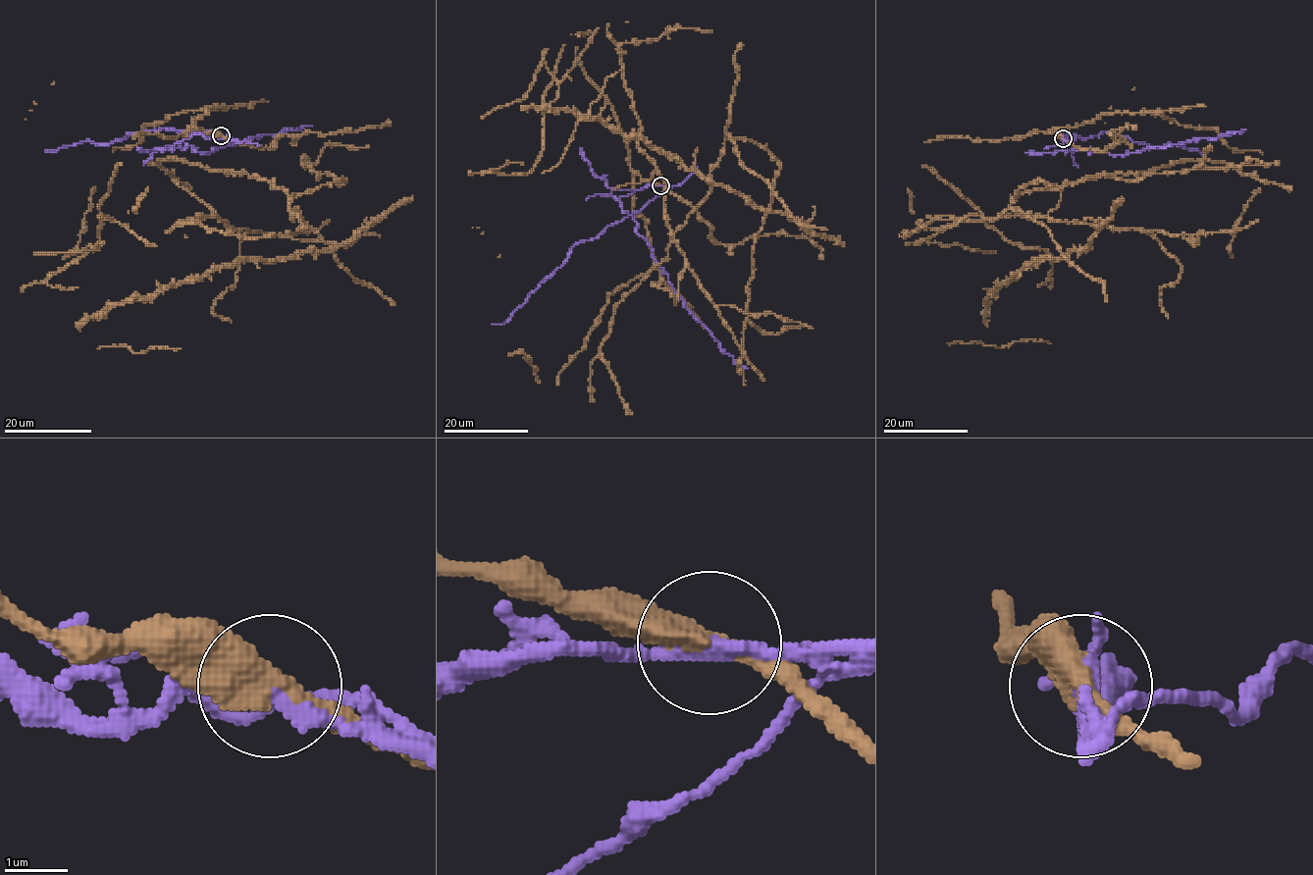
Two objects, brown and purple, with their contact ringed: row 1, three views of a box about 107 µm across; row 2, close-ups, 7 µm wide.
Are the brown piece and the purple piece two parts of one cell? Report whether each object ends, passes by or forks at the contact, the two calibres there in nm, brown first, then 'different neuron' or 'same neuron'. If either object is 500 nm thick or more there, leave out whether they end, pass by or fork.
brown passes by; purple passes by; 400 nm thick on the brown side, 280 nm on the other; different neuron

